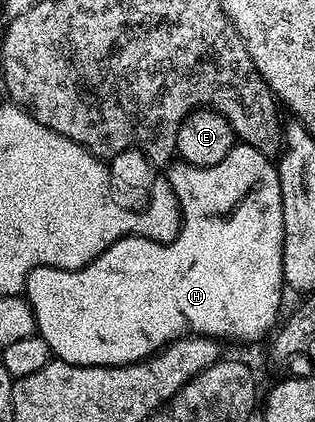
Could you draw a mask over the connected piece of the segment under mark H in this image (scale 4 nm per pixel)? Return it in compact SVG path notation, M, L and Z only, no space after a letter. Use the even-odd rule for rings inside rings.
M238 143L215 166L192 166L178 159L169 166L169 169L168 180L178 200L178 206L182 209L182 229L174 241L162 245L159 241L150 241L146 237L125 237L112 243L108 251L104 251L99 257L92 259L92 263L84 267L57 269L41 265L33 269L26 277L24 296L34 312L37 336L42 337L44 343L48 343L51 354L57 360L67 361L73 365L133 365L145 361L147 357L155 356L173 341L179 341L182 337L193 335L215 339L231 337L234 341L258 341L266 332L269 334L275 328L279 320L278 312L282 309L282 289L284 290L282 279L284 207L280 203L280 179L277 164L260 151L256 151L256 147Z

